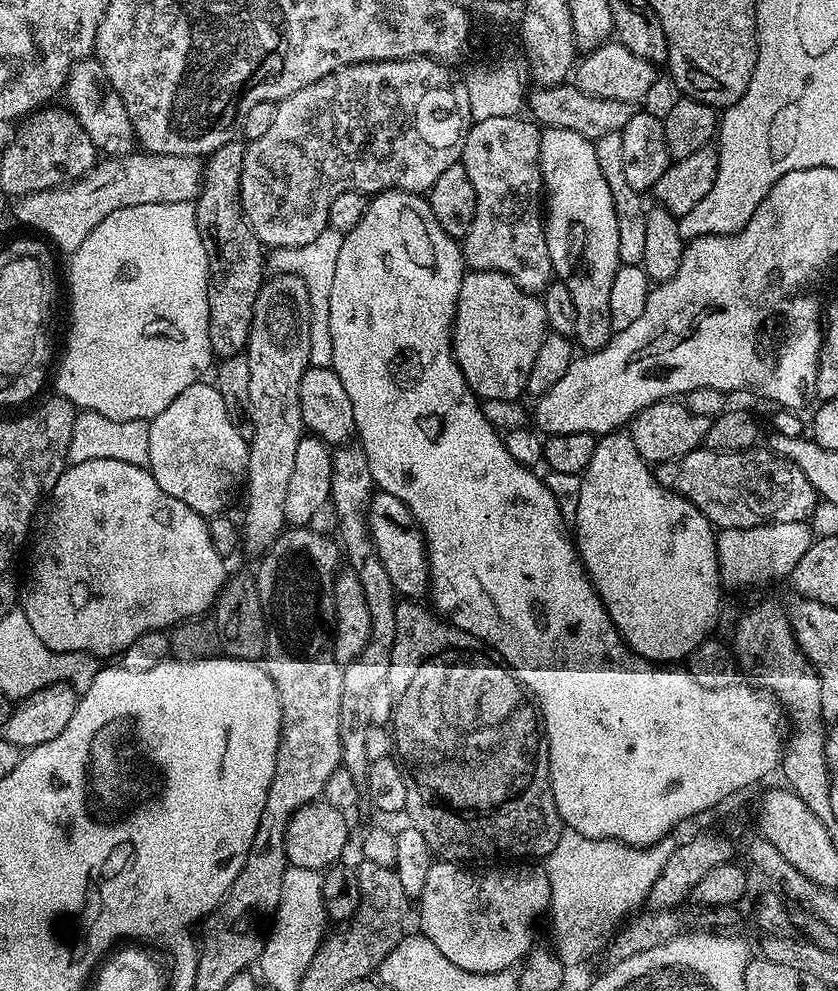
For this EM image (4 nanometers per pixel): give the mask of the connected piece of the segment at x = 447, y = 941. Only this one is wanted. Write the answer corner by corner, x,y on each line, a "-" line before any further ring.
437,859
430,866
430,871
426,873
426,886
422,888
418,897
420,903
420,928
423,939
434,942
434,946
438,946
438,950
442,950
442,954
446,954
446,958
450,958
450,962
454,962
456,966
462,966
462,970
467,972
507,972
513,966
519,965
521,961
528,956
532,943
532,923
539,918
540,915
549,911
552,899
550,898
550,878
547,871
543,867
535,868
535,863
524,862
521,868
484,868
481,872
475,872
475,867
465,866
460,862
451,860

